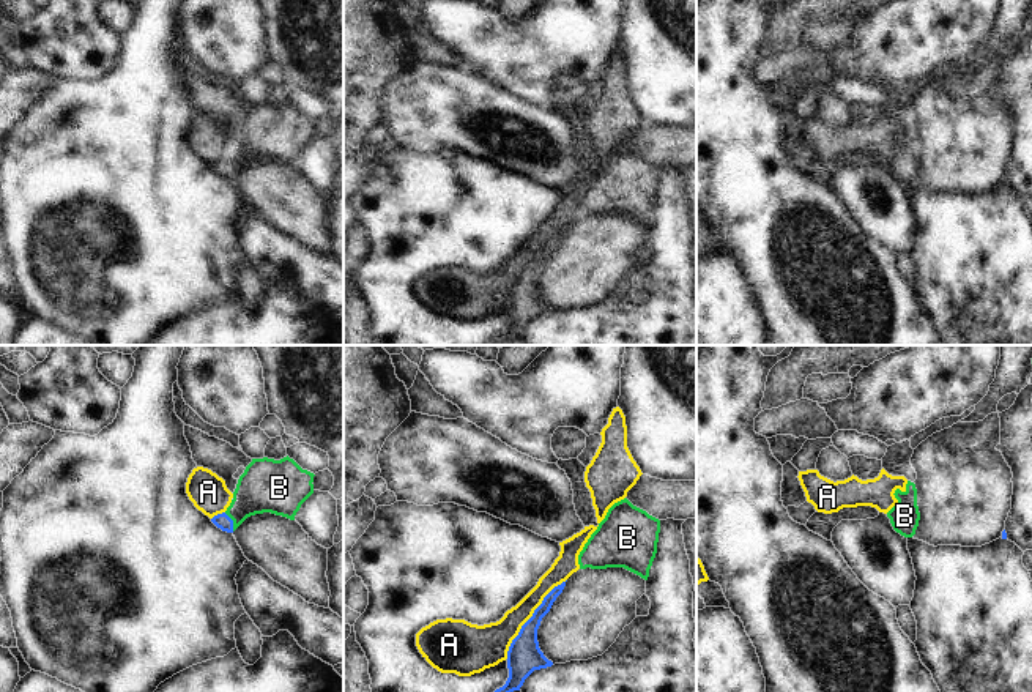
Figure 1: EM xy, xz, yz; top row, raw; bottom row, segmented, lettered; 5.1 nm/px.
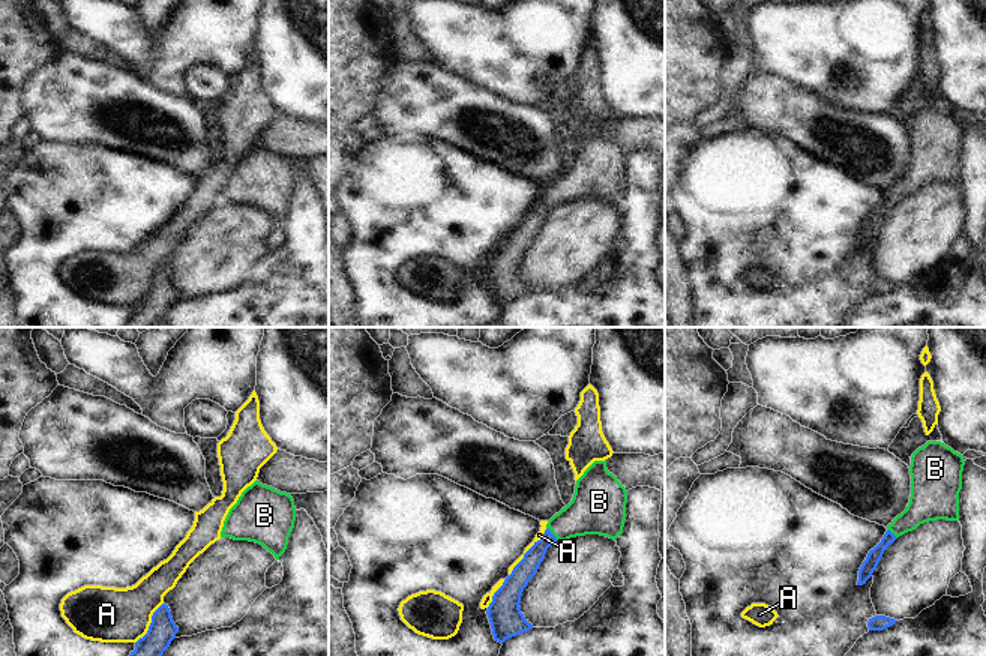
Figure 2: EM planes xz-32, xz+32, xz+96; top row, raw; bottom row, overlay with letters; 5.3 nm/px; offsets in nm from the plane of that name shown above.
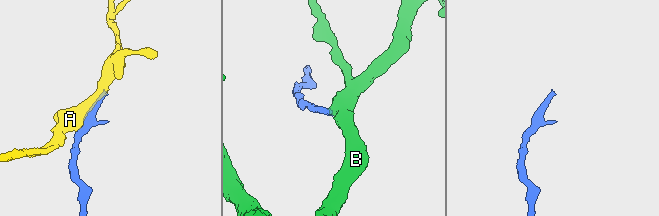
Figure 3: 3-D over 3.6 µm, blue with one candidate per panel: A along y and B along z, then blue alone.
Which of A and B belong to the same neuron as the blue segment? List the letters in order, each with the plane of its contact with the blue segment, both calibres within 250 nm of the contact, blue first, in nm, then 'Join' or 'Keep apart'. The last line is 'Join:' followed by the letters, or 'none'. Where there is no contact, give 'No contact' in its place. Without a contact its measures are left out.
A: Touches blue in xz. Thickness 170 nm (blue) against 190 nm. Keep apart
B: Touches blue in xy. Thickness 80 nm (blue) against 260 nm. Join
Join: B

